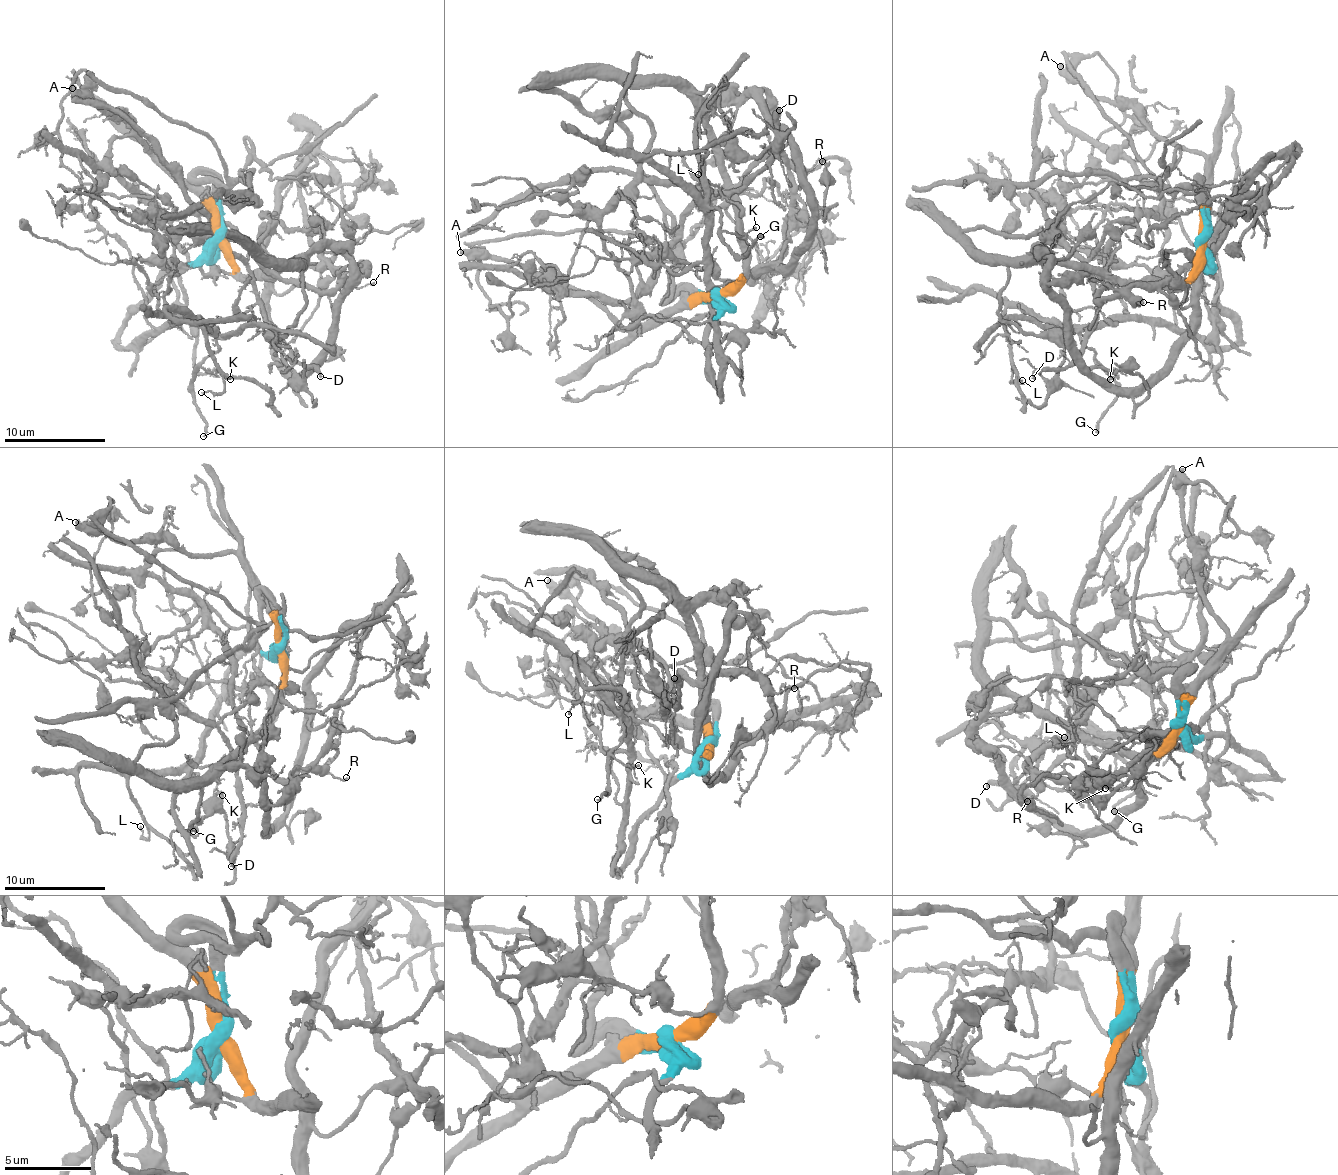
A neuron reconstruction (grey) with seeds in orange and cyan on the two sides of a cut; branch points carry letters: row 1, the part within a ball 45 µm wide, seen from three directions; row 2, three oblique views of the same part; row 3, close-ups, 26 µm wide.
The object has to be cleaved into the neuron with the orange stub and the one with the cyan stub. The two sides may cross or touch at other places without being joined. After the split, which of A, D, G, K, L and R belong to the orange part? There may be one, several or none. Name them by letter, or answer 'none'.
A, D, R

